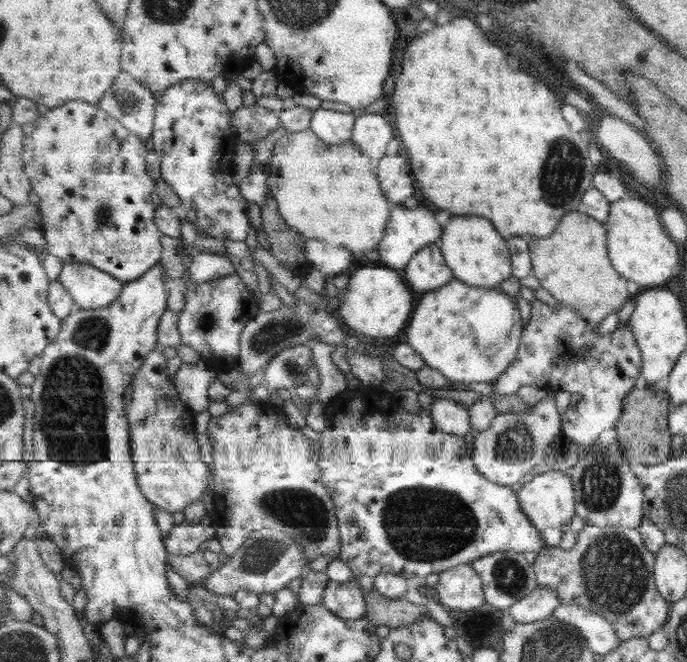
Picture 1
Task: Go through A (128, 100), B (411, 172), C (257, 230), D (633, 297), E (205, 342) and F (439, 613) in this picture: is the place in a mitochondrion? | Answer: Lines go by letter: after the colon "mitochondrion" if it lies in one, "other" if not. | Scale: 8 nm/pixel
A: mitochondrion
B: other
C: other
D: other
E: other
F: other

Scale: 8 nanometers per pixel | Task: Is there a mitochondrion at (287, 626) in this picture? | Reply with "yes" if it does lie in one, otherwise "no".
no

